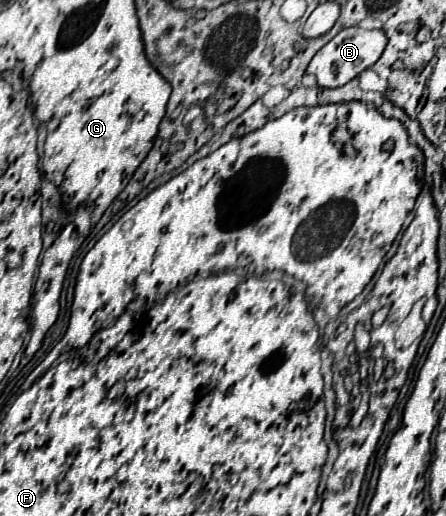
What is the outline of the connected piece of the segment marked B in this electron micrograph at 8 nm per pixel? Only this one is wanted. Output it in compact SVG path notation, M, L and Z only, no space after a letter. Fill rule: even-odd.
M360 26L344 28L338 32L316 56L310 60L306 72L316 76L316 84L322 88L338 88L356 78L362 70L370 68L384 52L386 48L386 36L382 30L362 30Z

